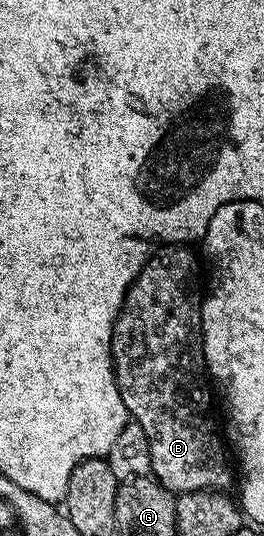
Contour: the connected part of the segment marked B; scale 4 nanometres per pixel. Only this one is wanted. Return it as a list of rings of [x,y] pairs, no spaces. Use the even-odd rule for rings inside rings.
[[[168,248],[165,254],[153,253],[140,274],[128,287],[124,306],[112,329],[112,364],[116,367],[116,383],[128,416],[146,432],[151,477],[174,496],[199,490],[223,491],[232,482],[228,454],[212,415],[212,390],[204,364],[202,332],[202,286],[200,266],[188,248]]]

